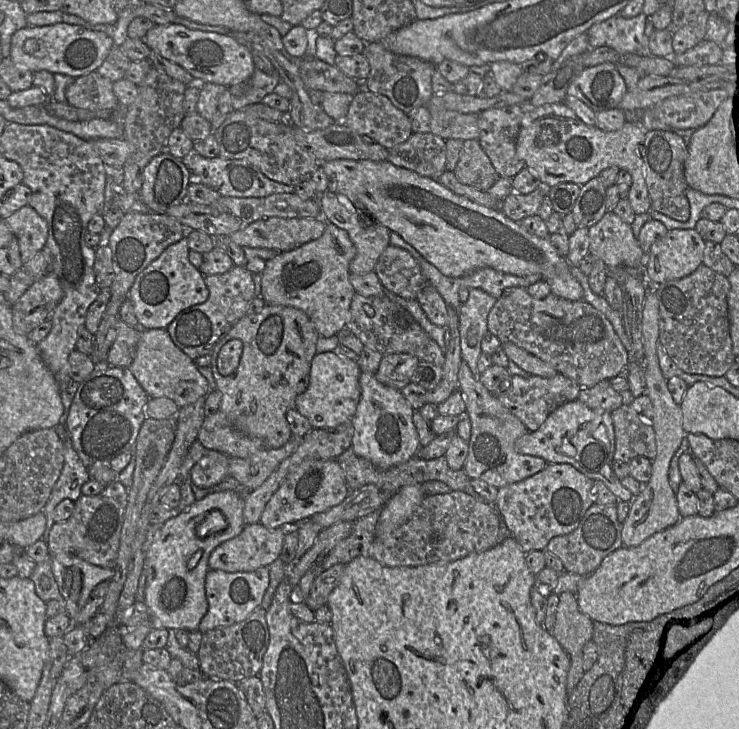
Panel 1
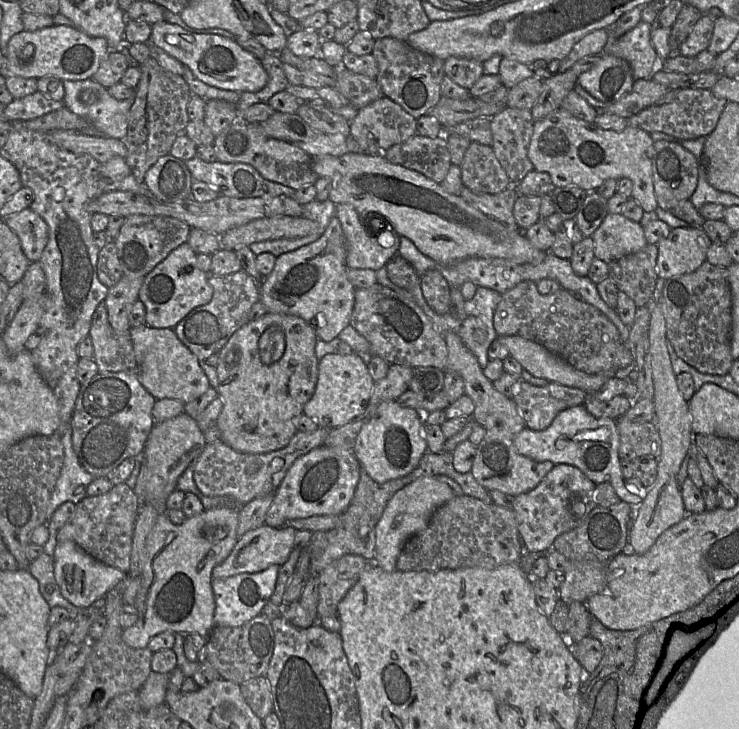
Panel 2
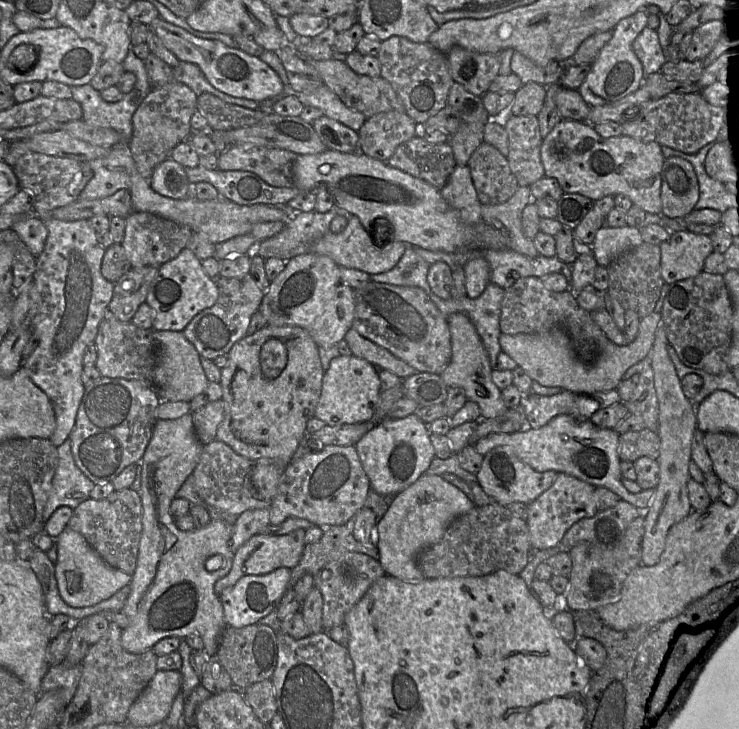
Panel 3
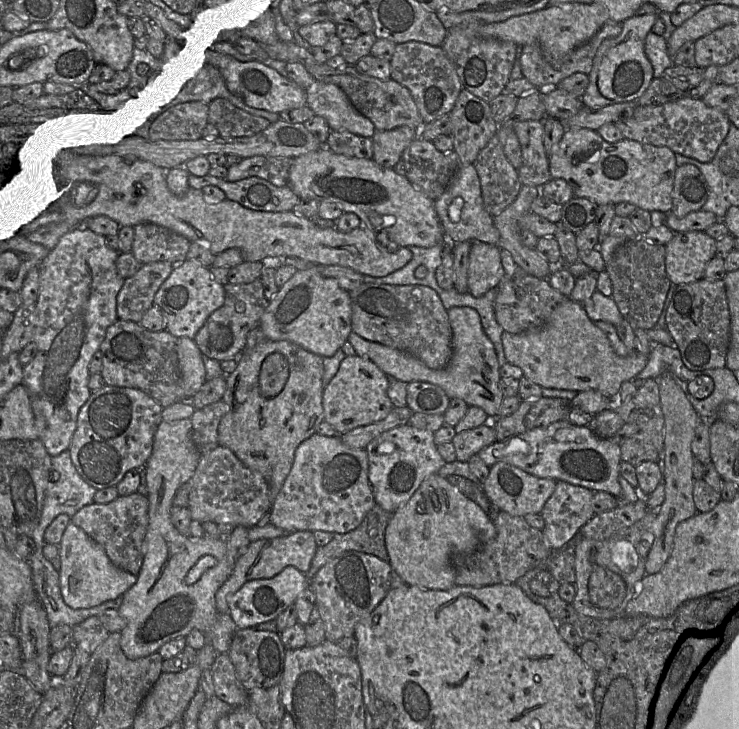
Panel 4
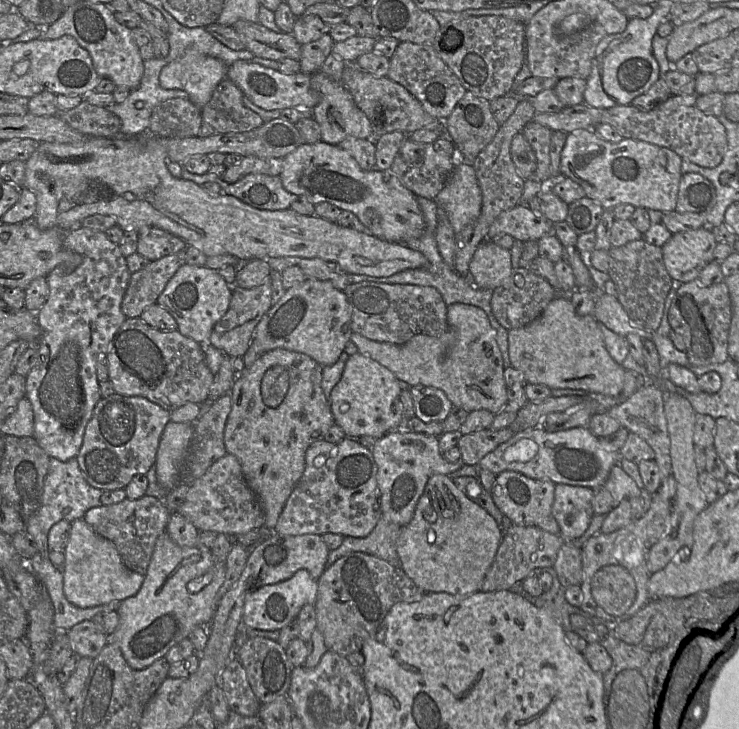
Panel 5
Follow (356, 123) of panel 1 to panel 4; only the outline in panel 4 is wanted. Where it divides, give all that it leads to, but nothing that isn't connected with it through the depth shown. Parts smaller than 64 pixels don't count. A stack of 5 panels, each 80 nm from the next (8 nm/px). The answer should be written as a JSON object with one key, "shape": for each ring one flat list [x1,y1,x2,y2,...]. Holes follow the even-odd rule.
{"shape":[[400,126,391,130,376,130,371,137,373,160,385,168,393,168,402,152,417,137,418,130,410,126]]}

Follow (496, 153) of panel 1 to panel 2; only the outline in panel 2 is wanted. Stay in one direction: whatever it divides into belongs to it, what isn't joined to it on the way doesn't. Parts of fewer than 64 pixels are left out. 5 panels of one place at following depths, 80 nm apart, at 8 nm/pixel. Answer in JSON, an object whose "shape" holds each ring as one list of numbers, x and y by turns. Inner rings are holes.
{"shape":[[505,107,490,118,492,150,516,186,534,170,528,158,534,119,530,110]]}

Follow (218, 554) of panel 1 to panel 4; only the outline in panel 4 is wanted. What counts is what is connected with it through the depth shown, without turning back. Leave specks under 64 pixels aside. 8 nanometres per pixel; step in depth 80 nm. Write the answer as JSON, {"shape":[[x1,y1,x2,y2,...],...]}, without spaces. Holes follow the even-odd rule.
{"shape":[[307,530,251,542,247,551,237,559,229,578,216,592,216,607,218,611,230,614,229,598,250,580,272,578,287,566,294,566,304,574,307,573,317,548,318,545,316,544,313,532]]}

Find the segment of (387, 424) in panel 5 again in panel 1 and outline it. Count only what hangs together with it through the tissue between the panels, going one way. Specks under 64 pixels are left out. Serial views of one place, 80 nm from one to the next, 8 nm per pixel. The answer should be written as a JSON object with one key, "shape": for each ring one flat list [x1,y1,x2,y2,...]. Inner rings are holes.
{"shape":[[333,351,316,353,311,361,309,385,296,397,294,409,306,417,313,428,331,428,351,420,361,397,361,372,355,360]]}

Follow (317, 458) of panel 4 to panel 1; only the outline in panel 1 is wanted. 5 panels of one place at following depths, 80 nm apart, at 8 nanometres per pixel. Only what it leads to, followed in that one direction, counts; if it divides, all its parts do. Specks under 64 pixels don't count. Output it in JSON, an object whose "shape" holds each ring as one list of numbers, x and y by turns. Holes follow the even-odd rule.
{"shape":[[308,459,296,466,282,481,270,500,265,505,259,523,266,528,282,528,285,532,296,530,295,523,309,519,315,513,321,513,341,503,348,495,345,472,335,459]]}

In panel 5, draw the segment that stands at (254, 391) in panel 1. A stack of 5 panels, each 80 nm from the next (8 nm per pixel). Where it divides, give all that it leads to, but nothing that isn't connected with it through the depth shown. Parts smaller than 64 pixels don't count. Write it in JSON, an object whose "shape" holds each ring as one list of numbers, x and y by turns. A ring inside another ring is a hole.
{"shape":[[276,348,264,352,250,367,244,368,240,377,236,380,234,379,230,392,226,394,231,397,232,407,224,430,225,449,227,453,236,456,239,460,247,484,258,497,264,510,264,526,269,529,274,529,288,497,303,475,305,469,305,453,307,448,312,443,323,440,329,428,335,424,333,414,330,410,330,405,321,387,322,370,323,366,306,354,283,348]]}

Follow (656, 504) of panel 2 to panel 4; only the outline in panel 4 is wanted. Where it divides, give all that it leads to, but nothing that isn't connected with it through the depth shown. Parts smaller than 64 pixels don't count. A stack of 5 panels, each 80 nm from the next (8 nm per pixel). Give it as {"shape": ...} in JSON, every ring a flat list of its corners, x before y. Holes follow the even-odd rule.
{"shape":[[664,372,654,380,659,387,664,415,664,450,661,454,661,466,665,498,656,510,656,518,653,522,654,541,645,562,647,574,658,572,667,561,672,551,677,525,698,512,693,500,695,478,693,476,694,455,691,446,696,428,702,420,688,400,682,386,676,382,670,372]]}

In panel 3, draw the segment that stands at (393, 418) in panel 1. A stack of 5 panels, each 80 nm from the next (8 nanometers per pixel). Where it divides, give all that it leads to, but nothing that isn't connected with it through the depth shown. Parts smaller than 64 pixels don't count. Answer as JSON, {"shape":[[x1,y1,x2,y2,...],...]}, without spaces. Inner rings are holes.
{"shape":[[414,413,400,419,385,418,354,445,371,488,394,497,425,474,435,455,428,424]]}

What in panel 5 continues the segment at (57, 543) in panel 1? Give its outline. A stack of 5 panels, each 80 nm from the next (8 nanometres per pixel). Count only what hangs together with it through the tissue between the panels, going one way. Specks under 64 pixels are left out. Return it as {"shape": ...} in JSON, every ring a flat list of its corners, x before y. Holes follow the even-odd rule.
{"shape":[[144,495,138,499,125,498,116,504,93,507,85,513,83,519,98,535,114,543,128,569,145,575,156,541,166,532,170,515,171,512,162,501]]}

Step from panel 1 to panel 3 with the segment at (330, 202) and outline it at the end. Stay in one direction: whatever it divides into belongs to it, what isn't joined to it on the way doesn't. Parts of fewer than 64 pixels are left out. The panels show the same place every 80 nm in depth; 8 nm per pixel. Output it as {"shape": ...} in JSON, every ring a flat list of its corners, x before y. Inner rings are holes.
{"shape":[[348,215,347,226,342,232,326,233,310,251,330,257,339,266,358,269,370,275,380,274,393,269,398,264,406,251,406,244,408,244,392,240,385,234,386,230,382,234,378,231,376,232,377,238,372,238,356,215]]}

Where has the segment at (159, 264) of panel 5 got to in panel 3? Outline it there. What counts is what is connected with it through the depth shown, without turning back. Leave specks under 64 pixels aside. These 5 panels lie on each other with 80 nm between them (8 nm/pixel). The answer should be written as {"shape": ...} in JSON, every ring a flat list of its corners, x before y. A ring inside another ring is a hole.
{"shape":[[143,266,130,269,114,285,109,311,123,323,131,322,139,306,146,301,149,288,160,266]]}

